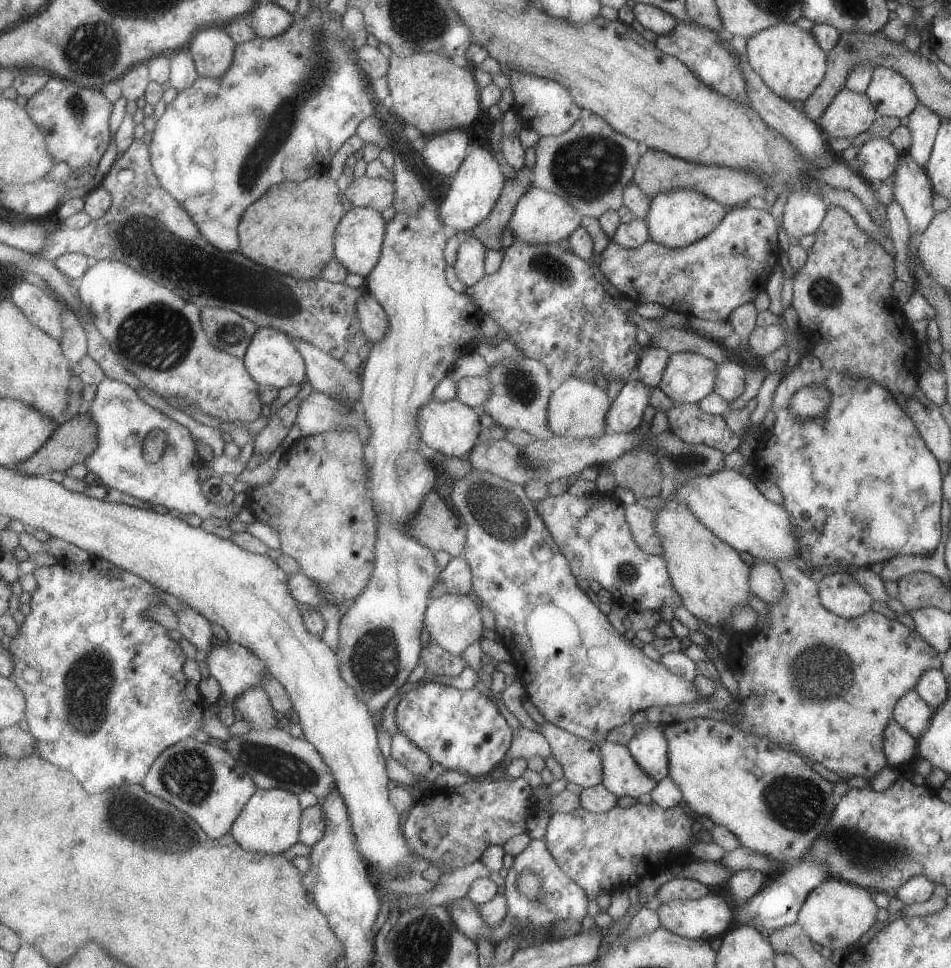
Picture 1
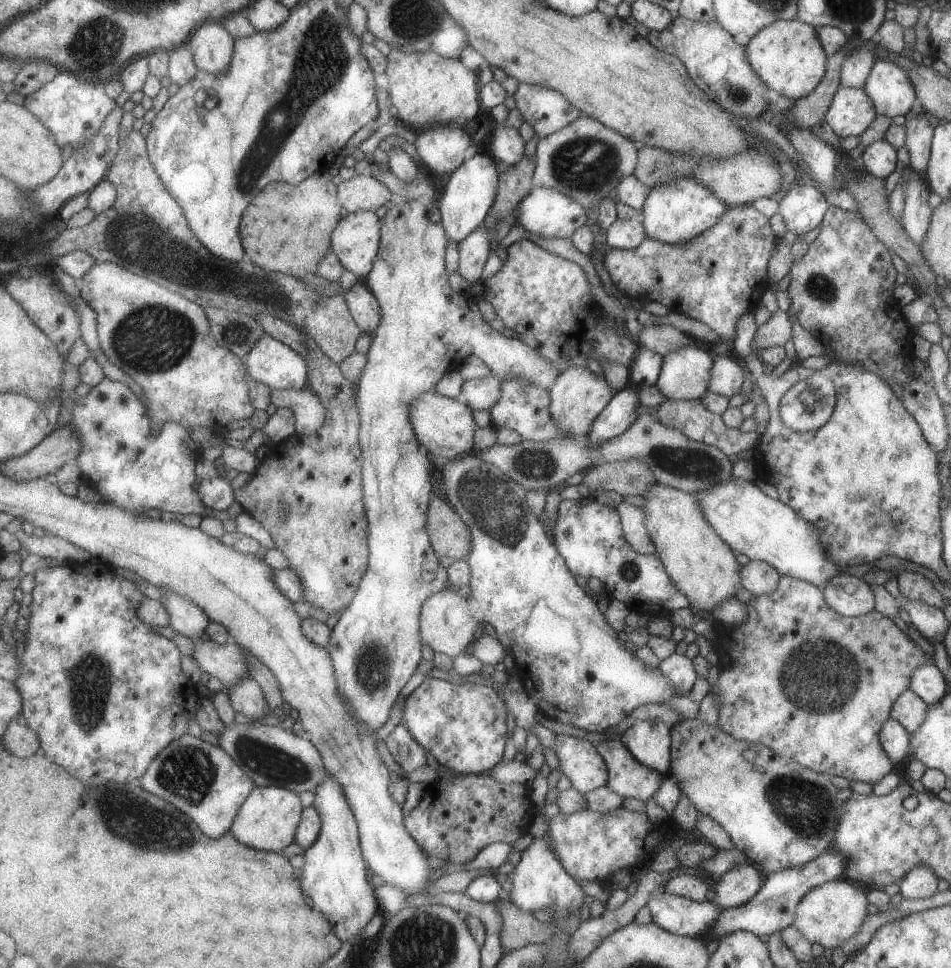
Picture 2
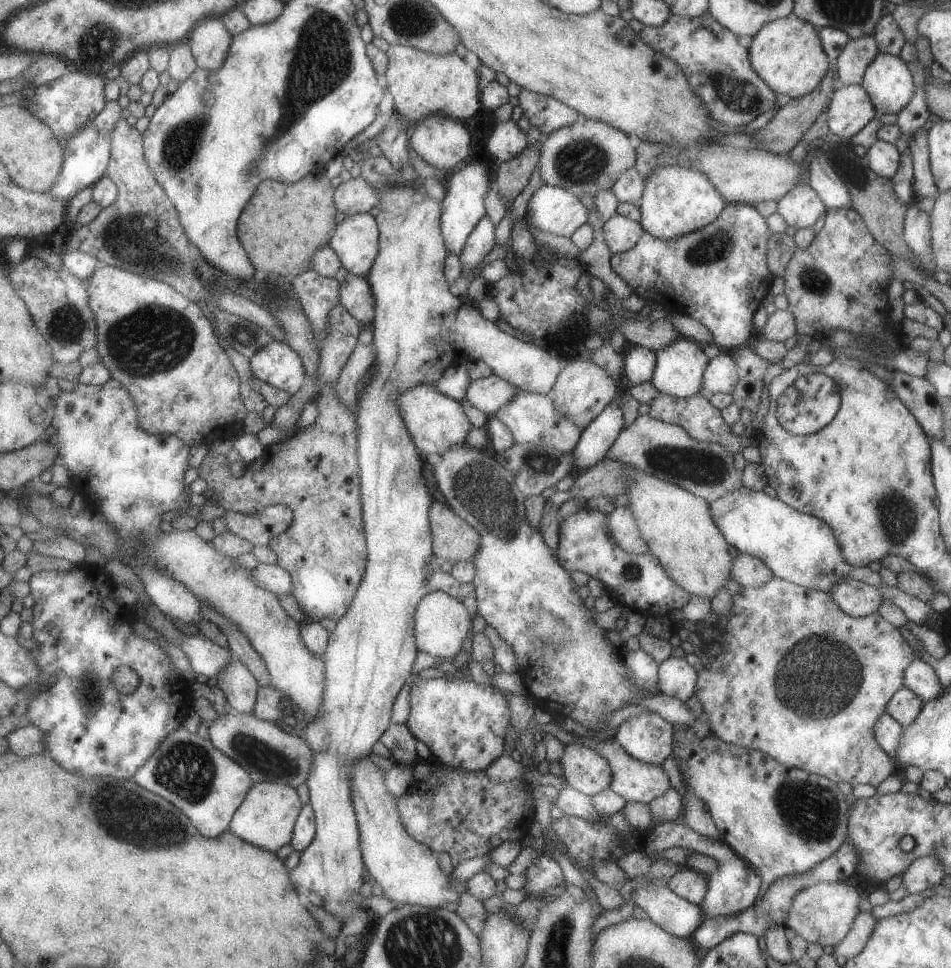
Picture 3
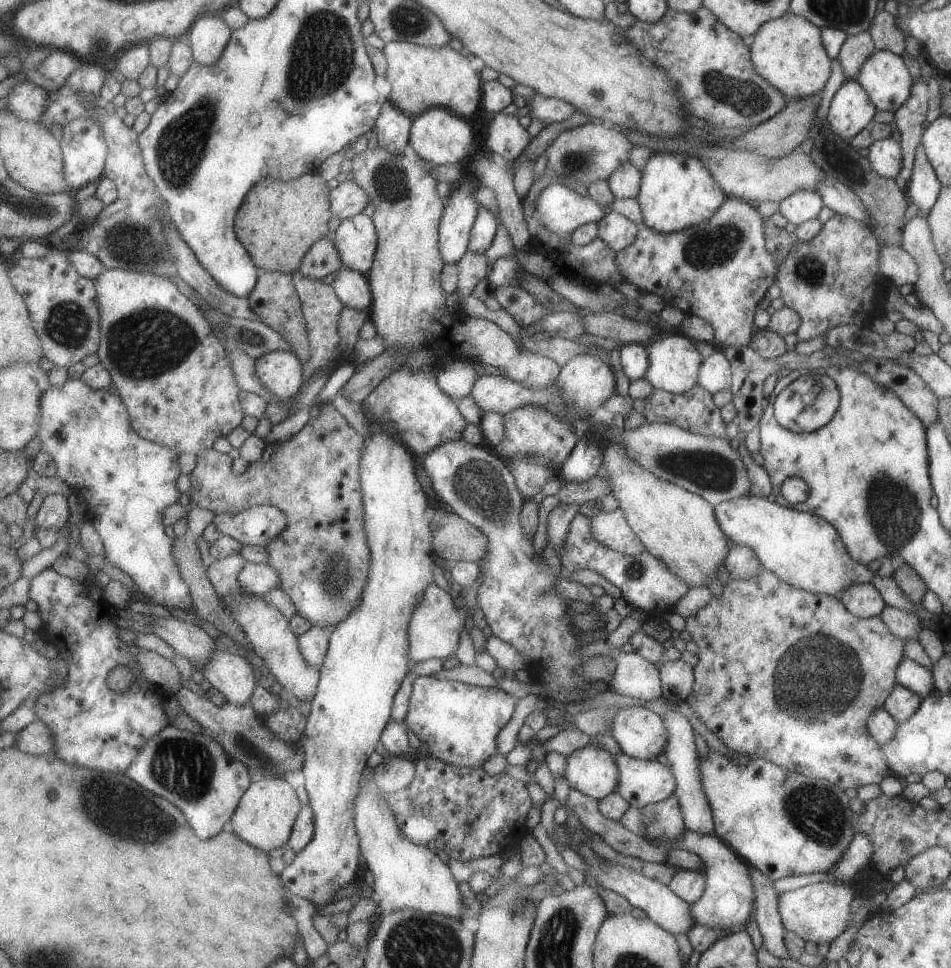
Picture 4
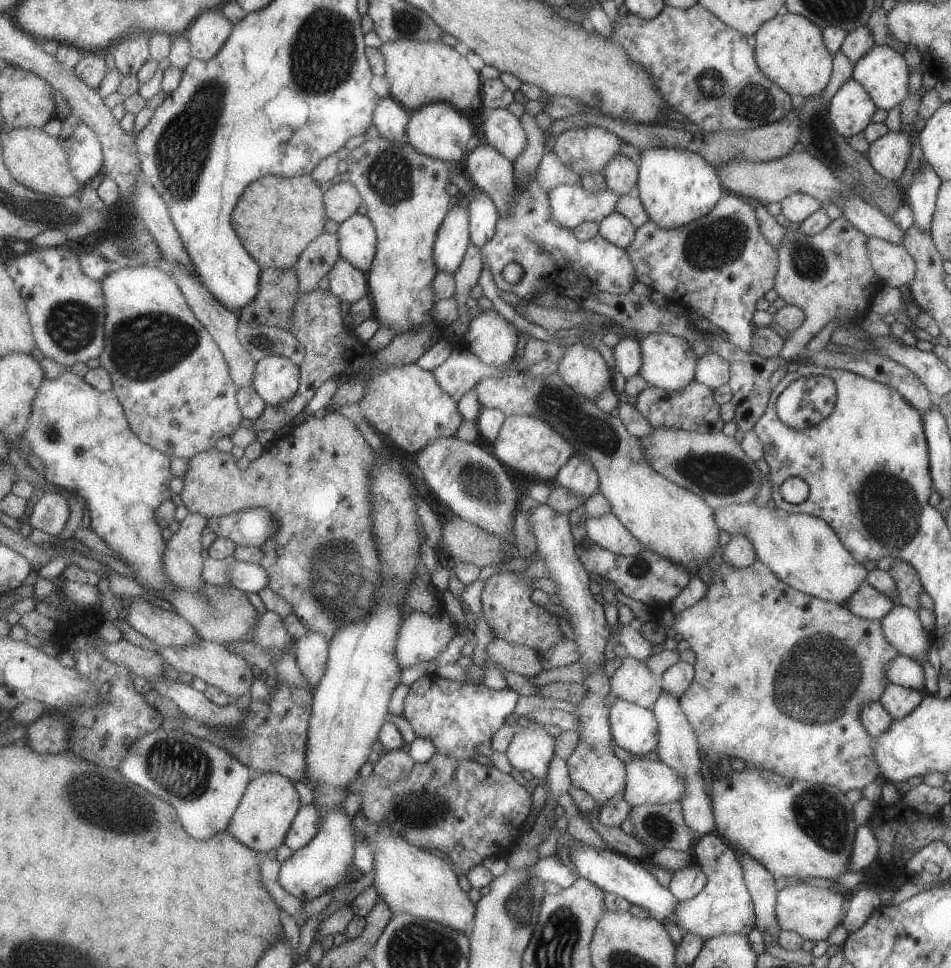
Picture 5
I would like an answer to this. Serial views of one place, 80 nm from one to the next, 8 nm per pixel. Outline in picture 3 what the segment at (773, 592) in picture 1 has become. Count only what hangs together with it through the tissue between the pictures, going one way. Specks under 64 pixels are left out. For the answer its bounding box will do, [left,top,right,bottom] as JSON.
[730,553,772,588]

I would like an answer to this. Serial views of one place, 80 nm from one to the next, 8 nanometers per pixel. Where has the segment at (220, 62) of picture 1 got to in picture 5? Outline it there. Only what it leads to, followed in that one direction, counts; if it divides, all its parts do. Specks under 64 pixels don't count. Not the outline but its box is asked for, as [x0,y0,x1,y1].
[185,9,234,63]

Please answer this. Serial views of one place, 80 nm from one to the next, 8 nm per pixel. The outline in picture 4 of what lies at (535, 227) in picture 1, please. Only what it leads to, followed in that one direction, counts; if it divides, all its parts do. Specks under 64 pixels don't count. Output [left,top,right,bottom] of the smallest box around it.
[534,182,604,237]

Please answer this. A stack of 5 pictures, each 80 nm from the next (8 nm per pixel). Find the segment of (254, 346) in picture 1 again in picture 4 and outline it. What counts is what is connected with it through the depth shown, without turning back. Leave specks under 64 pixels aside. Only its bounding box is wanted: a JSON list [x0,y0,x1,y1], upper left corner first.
[256,350,306,402]

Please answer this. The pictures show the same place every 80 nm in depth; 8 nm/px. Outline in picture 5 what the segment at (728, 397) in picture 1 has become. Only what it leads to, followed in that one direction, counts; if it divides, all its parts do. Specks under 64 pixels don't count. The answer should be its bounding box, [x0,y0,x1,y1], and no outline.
[694,351,729,391]

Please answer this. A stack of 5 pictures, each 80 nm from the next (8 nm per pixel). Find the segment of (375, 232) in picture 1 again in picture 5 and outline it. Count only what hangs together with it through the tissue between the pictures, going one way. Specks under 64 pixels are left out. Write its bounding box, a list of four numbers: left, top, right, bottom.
[337,214,378,273]

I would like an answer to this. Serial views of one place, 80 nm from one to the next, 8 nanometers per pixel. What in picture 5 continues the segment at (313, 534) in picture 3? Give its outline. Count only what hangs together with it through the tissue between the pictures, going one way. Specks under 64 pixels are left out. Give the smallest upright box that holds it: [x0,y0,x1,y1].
[181,408,382,642]

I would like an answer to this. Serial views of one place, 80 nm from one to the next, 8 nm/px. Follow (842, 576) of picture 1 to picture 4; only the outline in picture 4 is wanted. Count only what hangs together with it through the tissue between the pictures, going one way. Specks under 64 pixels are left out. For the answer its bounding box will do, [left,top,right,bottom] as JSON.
[838,583,886,618]

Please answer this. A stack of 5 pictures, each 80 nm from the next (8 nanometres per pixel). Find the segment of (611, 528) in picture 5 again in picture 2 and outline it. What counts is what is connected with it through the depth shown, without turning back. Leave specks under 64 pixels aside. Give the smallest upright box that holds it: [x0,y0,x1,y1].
[616,501,655,555]

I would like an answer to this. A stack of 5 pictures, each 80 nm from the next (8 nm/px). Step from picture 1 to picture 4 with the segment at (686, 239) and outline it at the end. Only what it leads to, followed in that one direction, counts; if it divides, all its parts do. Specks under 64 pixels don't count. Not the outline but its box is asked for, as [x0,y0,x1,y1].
[636,153,725,233]

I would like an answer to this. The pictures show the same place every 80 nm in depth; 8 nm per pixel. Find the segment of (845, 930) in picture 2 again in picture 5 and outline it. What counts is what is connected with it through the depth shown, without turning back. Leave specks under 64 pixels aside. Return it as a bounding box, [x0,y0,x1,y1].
[774,883,844,942]

